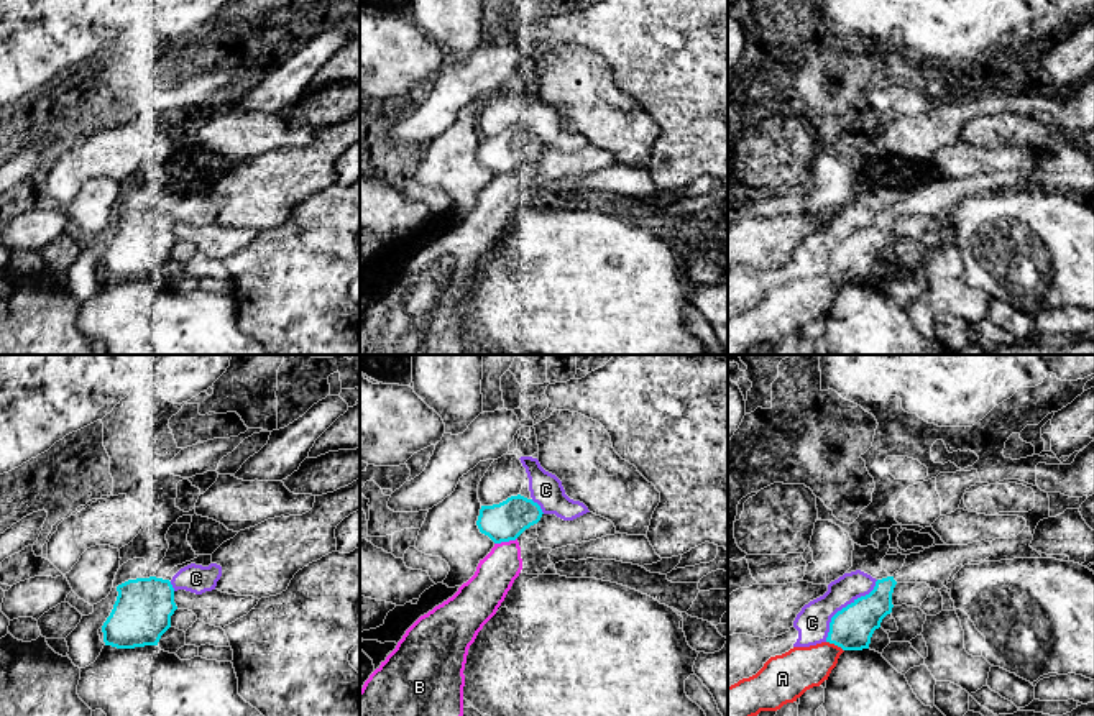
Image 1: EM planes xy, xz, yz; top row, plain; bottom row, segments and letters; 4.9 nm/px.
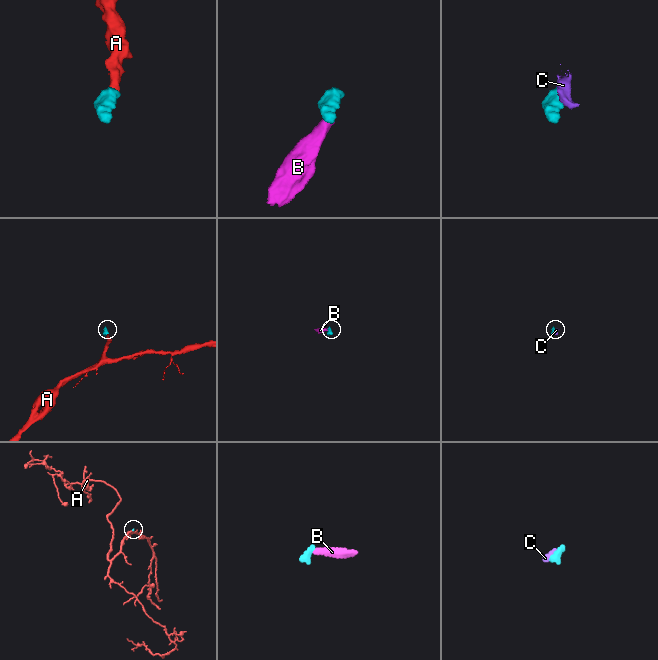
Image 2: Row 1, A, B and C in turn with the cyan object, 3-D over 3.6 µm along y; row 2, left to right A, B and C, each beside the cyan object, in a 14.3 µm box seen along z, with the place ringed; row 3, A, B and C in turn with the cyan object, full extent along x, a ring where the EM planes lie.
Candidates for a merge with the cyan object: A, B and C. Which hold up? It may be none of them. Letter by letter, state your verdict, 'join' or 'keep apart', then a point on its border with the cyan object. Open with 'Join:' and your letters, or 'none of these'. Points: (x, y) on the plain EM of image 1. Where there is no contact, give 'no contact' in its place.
Join: A
A: join; meets cyan in yz at (835, 276)
B: keep apart; meets cyan in xz at (505, 173)
C: keep apart; meets cyan in yz at (846, 238)

